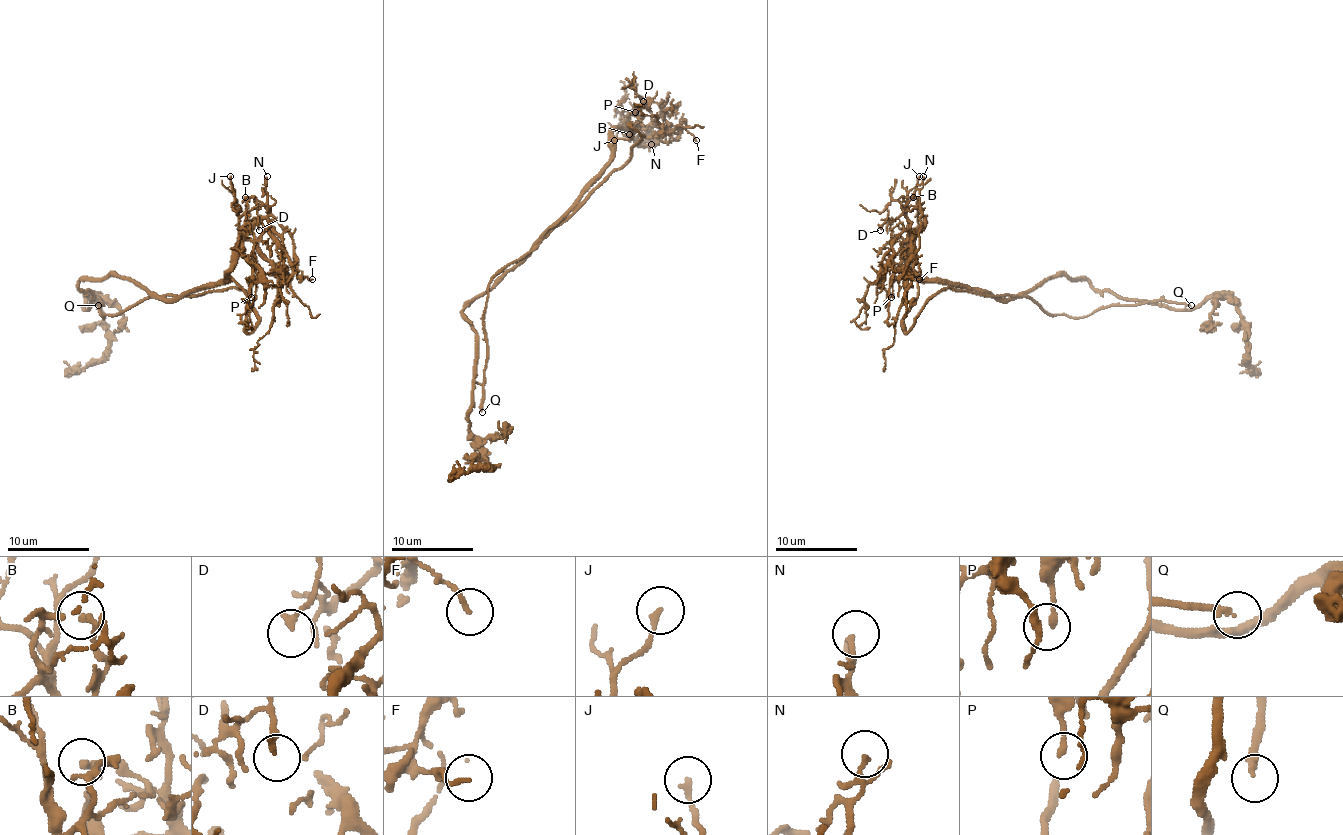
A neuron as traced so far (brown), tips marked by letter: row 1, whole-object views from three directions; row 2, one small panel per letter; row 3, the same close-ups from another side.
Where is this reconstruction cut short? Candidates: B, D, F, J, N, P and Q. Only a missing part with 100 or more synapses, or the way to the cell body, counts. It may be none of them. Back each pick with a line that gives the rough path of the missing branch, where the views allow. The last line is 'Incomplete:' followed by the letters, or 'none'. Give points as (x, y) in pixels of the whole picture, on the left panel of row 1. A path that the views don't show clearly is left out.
Q: course (98, 305), (81, 305), (85, 315), (79, 317), (65, 305), (45, 325), (124, 340), (165, 336), (167, 346)
Incomplete: Q

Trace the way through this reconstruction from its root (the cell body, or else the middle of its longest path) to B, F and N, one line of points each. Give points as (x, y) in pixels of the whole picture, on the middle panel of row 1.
B: (529, 253), (563, 218), (582, 189), (608, 161), (610, 132), (622, 130), (631, 138), (629, 134)
F: (529, 253), (563, 218), (608, 161), (612, 130), (653, 136), (663, 128), (676, 134), (682, 126), (696, 140)
N: (529, 253), (563, 218), (608, 161), (612, 130), (629, 130), (643, 144), (651, 140), (651, 144)

